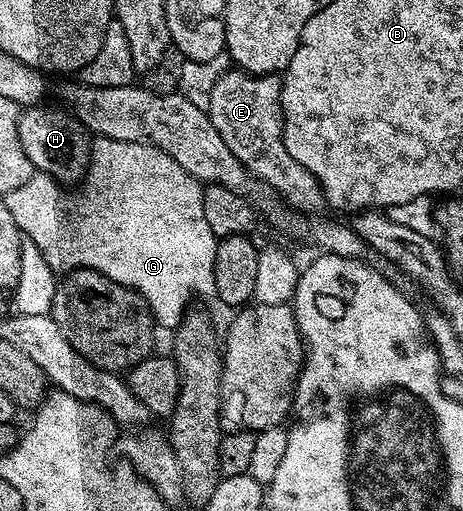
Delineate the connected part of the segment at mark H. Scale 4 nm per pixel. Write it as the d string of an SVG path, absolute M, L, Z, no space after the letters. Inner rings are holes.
M37 104L29 106L21 113L18 124L18 136L26 156L30 156L37 171L47 172L61 184L79 183L83 179L88 160L92 156L93 139L81 122L72 115L72 111L63 105L48 106Z

